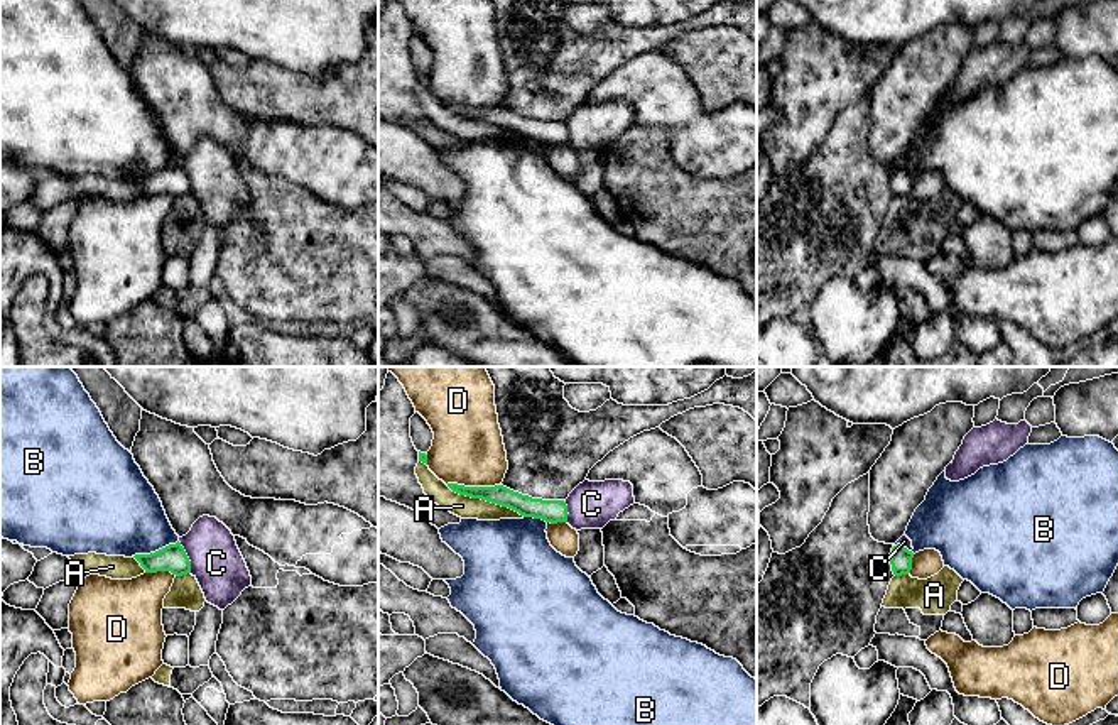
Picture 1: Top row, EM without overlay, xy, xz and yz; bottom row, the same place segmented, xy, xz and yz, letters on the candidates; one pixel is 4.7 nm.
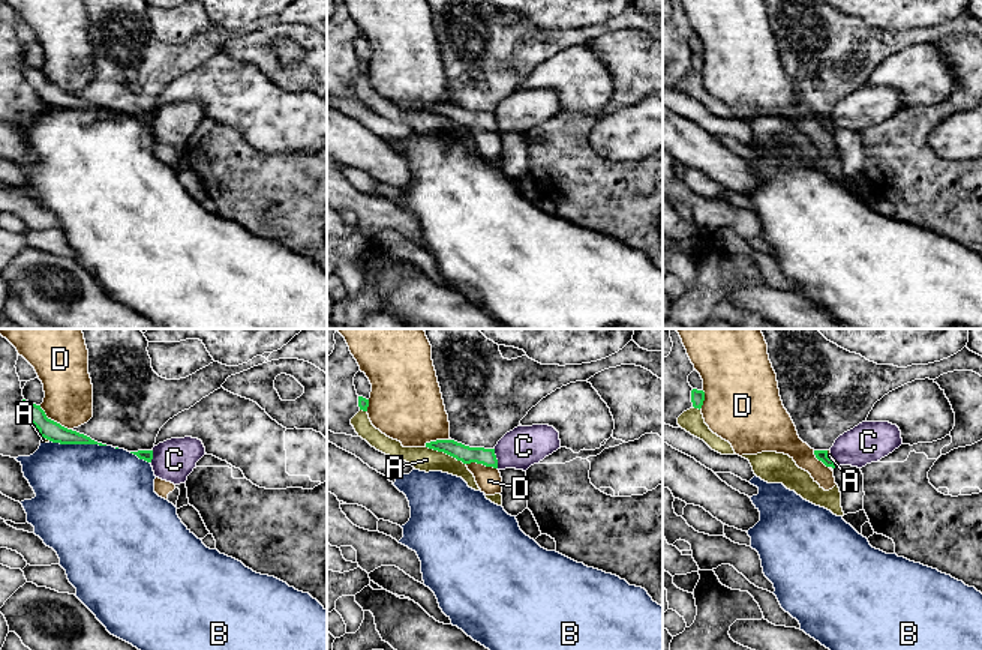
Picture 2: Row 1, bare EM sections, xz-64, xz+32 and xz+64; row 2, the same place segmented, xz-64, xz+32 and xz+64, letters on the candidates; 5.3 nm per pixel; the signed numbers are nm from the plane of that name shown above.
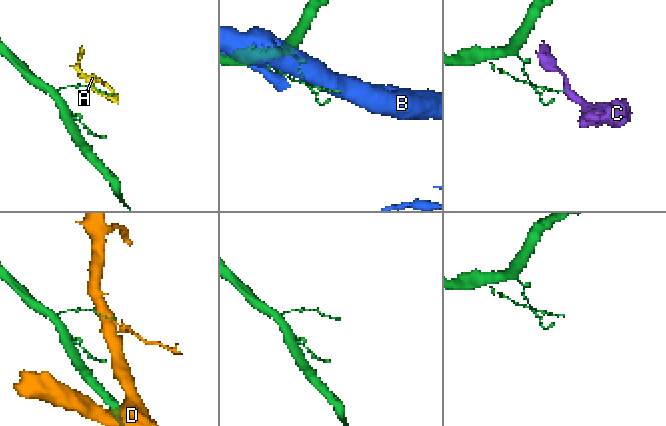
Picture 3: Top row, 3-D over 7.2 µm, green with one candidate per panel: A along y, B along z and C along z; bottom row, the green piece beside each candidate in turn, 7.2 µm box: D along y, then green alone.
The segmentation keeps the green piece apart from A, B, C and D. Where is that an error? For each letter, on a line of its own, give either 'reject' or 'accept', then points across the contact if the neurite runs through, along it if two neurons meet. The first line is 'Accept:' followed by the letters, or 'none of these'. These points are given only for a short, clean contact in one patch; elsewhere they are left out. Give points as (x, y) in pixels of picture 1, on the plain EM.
Accept: none of these
A: reject
B: reject
C: reject | along xy (178, 163), (189, 183), (191, 193)
D: reject

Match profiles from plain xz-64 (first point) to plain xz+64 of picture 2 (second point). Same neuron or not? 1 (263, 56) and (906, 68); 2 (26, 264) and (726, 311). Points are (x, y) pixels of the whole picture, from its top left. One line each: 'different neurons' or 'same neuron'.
1: different neurons
2: different neurons

